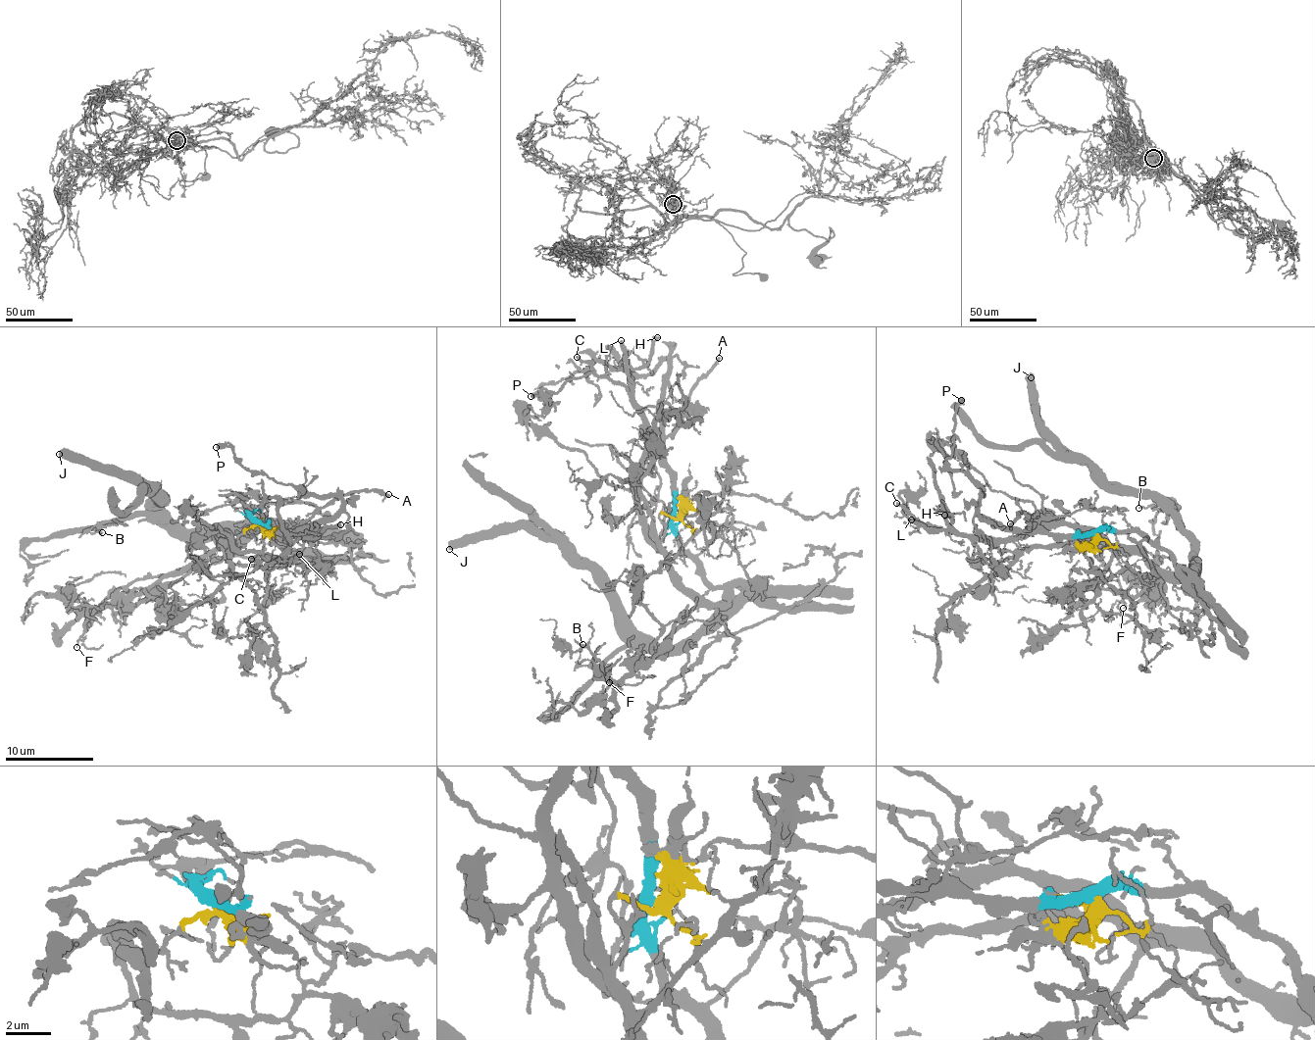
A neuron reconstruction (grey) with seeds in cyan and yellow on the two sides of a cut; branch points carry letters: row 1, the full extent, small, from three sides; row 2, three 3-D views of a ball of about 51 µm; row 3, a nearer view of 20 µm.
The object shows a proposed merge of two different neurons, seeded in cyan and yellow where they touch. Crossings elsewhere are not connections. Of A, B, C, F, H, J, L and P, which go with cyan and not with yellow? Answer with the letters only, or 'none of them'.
A, B, J, P

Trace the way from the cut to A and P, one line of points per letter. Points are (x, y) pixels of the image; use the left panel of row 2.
A: (259, 521), (281, 535), (348, 493), (388, 495)
P: (259, 521), (281, 535), (303, 533), (340, 510), (340, 502), (253, 473), (231, 448), (216, 448)

